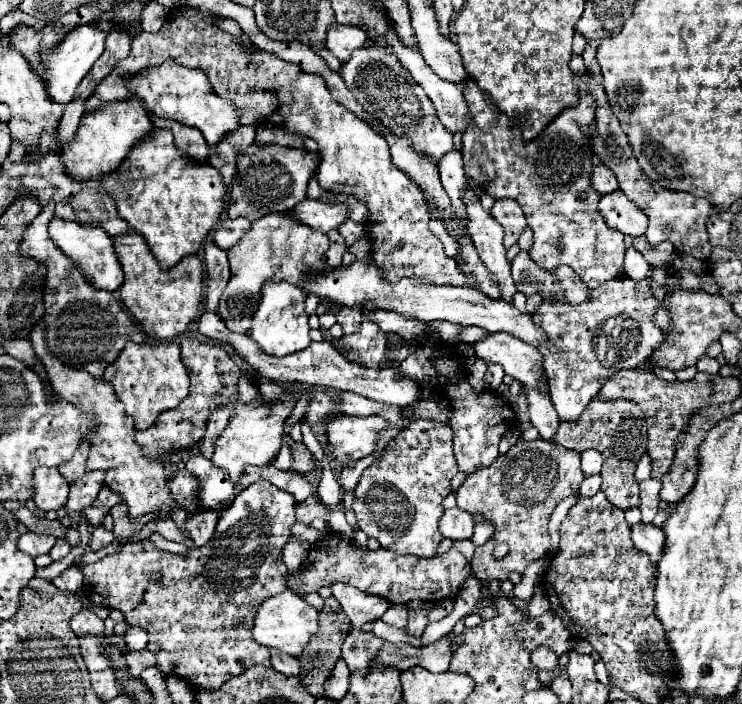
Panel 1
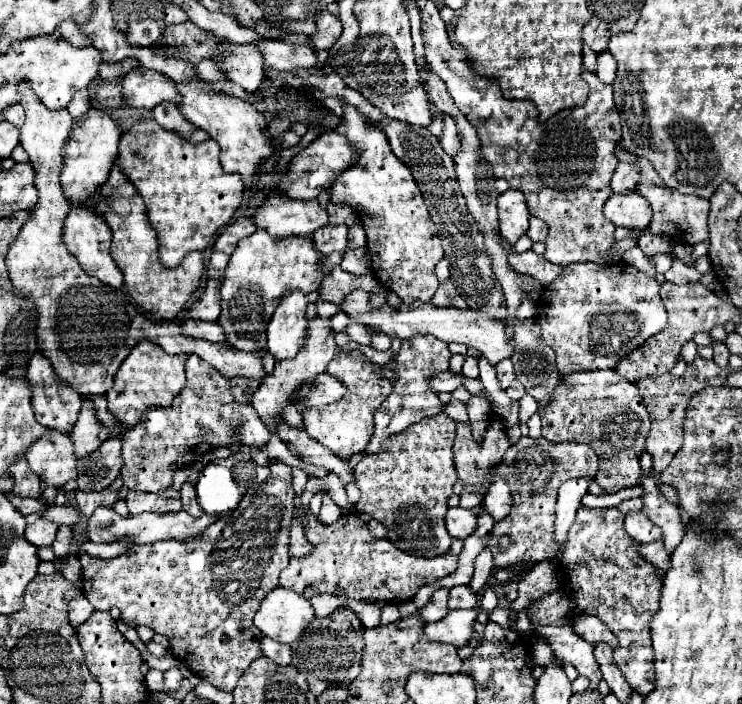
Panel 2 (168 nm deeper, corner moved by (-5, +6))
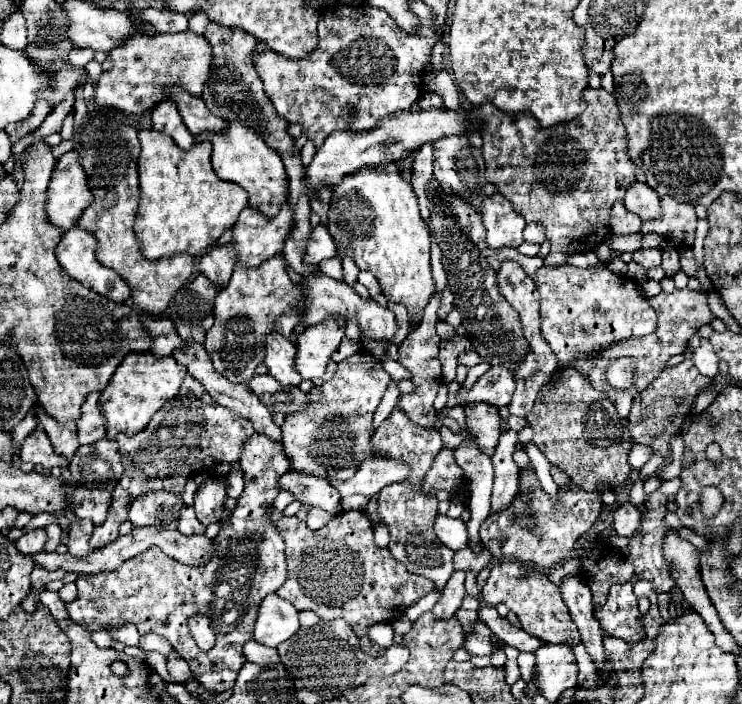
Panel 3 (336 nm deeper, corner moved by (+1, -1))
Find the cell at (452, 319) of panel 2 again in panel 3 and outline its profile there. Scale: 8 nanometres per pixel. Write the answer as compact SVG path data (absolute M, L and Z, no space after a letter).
M316 273L316 275L308 275L304 277L304 297L306 297L306 311L304 311L304 321L308 325L316 325L322 323L326 319L344 319L346 323L356 319L358 321L358 329L364 337L372 339L372 341L386 341L392 343L396 331L398 331L398 323L394 313L388 307L382 307L380 303L376 303L374 299L362 299L352 287L348 287L344 281L336 281L332 277L326 277L324 273Z

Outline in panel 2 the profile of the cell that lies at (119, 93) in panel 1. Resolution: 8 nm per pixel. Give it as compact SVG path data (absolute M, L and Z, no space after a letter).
M134 68L124 76L124 98L134 108L152 110L160 102L182 104L182 96L176 90L174 80L148 68Z

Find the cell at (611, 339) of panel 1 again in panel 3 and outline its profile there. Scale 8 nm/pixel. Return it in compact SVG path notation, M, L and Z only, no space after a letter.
M540 267L534 275L540 291L540 321L542 337L558 357L560 367L574 367L578 359L610 347L612 343L644 337L654 333L656 311L648 299L638 291L634 279L612 273L606 267Z

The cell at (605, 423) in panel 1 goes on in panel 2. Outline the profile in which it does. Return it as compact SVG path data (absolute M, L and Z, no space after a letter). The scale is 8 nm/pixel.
M614 370L572 372L558 380L552 392L552 400L548 406L540 406L538 414L542 418L542 436L546 440L584 442L596 450L600 460L596 482L608 494L638 484L642 476L638 458L650 432L650 420L638 388L628 384L628 380L624 380L620 374Z

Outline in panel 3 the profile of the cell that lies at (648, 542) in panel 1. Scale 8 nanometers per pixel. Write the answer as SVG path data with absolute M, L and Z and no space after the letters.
M622 503L614 511L614 529L620 537L632 537L638 533L638 527L642 523L642 513L632 503Z

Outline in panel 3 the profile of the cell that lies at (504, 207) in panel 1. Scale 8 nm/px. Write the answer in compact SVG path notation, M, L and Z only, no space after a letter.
M494 193L484 199L484 205L480 209L484 227L488 231L486 243L492 249L500 247L518 247L522 245L522 231L526 227L526 221L522 215L518 215L512 207L512 203L500 195Z

